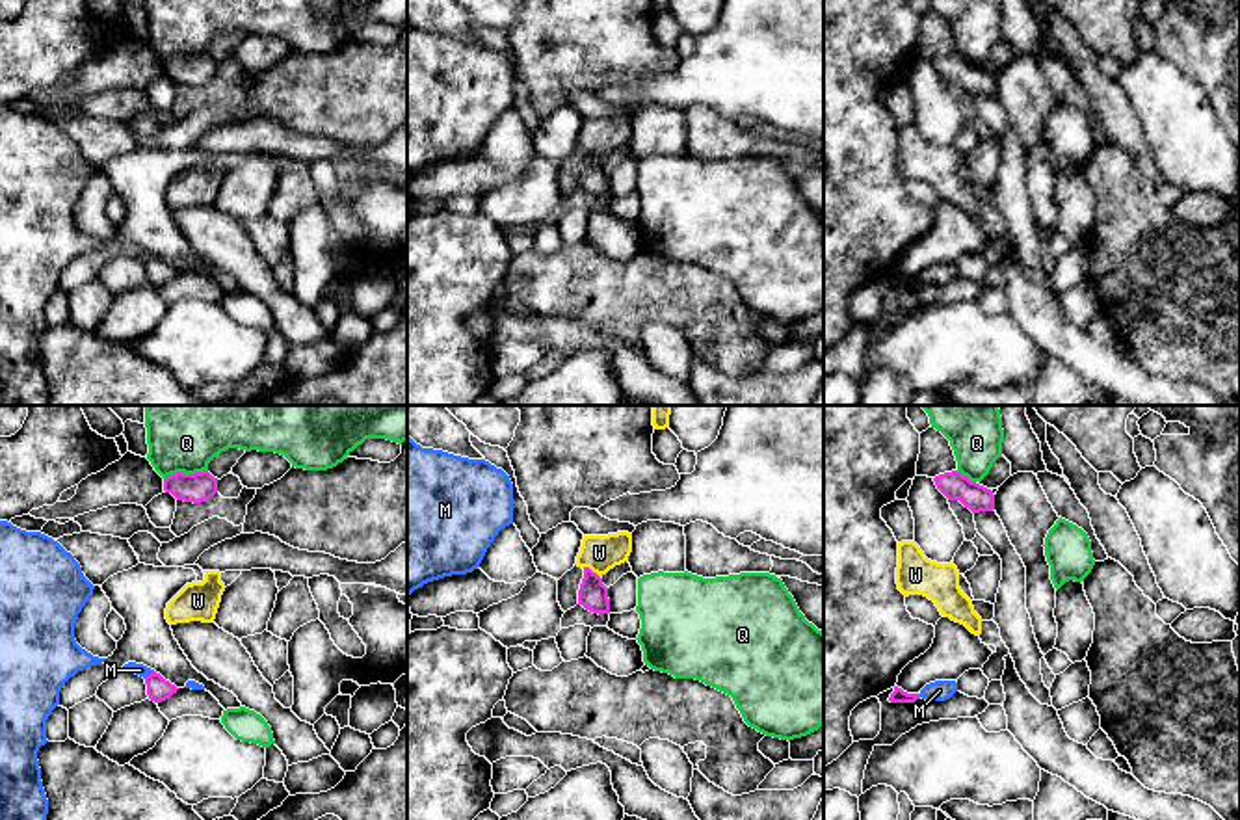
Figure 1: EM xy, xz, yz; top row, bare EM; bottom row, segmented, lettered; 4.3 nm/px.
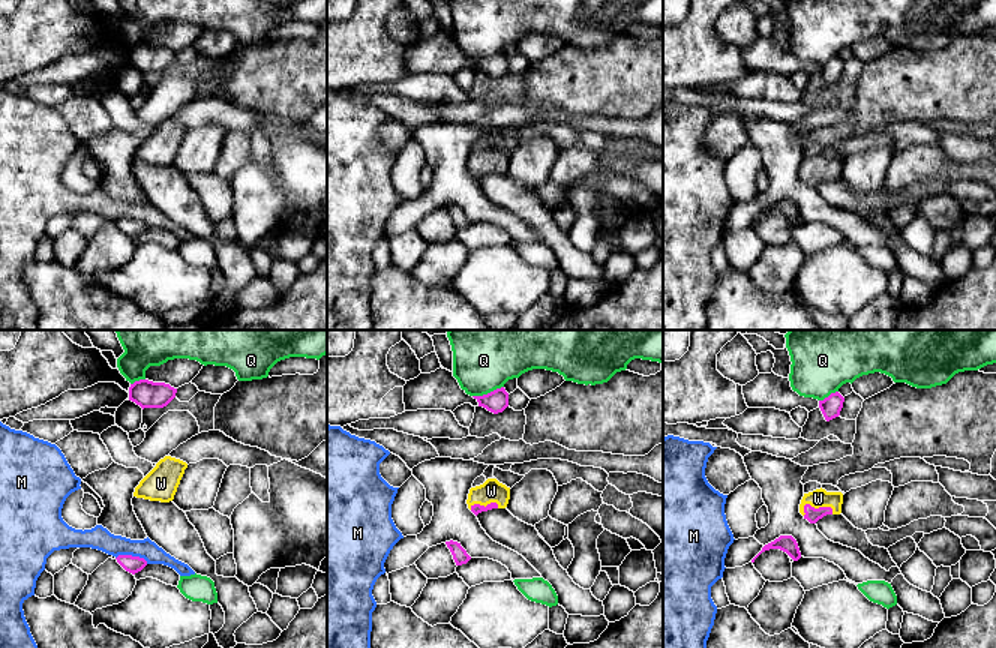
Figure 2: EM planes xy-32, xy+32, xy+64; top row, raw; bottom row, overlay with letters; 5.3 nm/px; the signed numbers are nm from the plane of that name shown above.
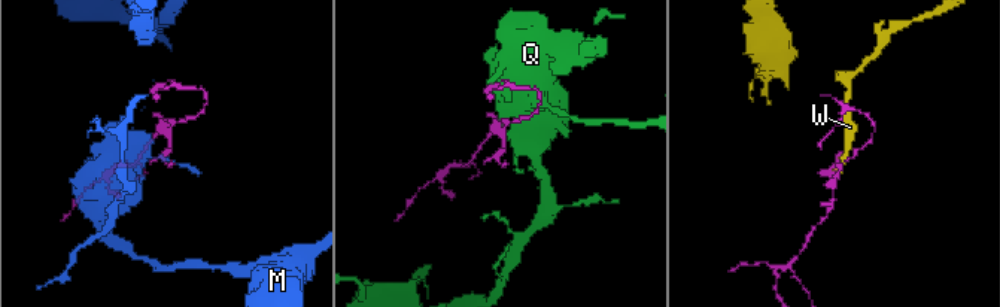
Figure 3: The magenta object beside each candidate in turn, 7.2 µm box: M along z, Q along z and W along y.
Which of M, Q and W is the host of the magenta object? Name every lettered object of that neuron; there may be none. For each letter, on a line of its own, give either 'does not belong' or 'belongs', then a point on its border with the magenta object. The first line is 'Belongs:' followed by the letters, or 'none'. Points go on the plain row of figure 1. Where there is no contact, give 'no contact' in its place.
Belongs: W
M: does not belong | xy (147, 259)
Q: does not belong | xy (183, 56)
W: belongs | xz (592, 155)

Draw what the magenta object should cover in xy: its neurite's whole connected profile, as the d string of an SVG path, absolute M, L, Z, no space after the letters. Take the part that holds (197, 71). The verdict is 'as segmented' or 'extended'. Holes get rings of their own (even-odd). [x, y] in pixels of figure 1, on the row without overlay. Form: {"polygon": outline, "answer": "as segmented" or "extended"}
{"polygon": "M208 54L195 58L177 56L164 61L164 74L171 76L177 84L201 87L218 76L218 61Z", "answer": "as segmented"}

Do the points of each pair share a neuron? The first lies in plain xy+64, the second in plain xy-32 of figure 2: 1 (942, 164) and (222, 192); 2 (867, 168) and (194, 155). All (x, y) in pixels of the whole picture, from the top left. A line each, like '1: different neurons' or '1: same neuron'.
1: different neurons
2: same neuron

